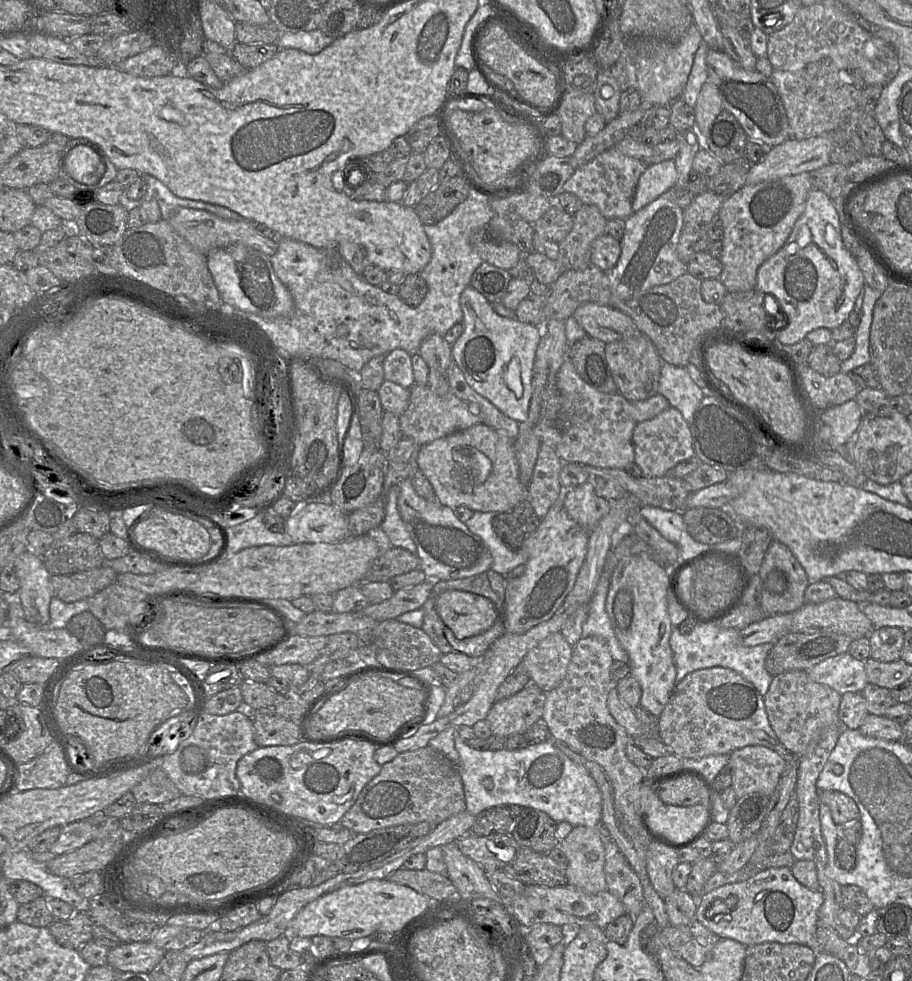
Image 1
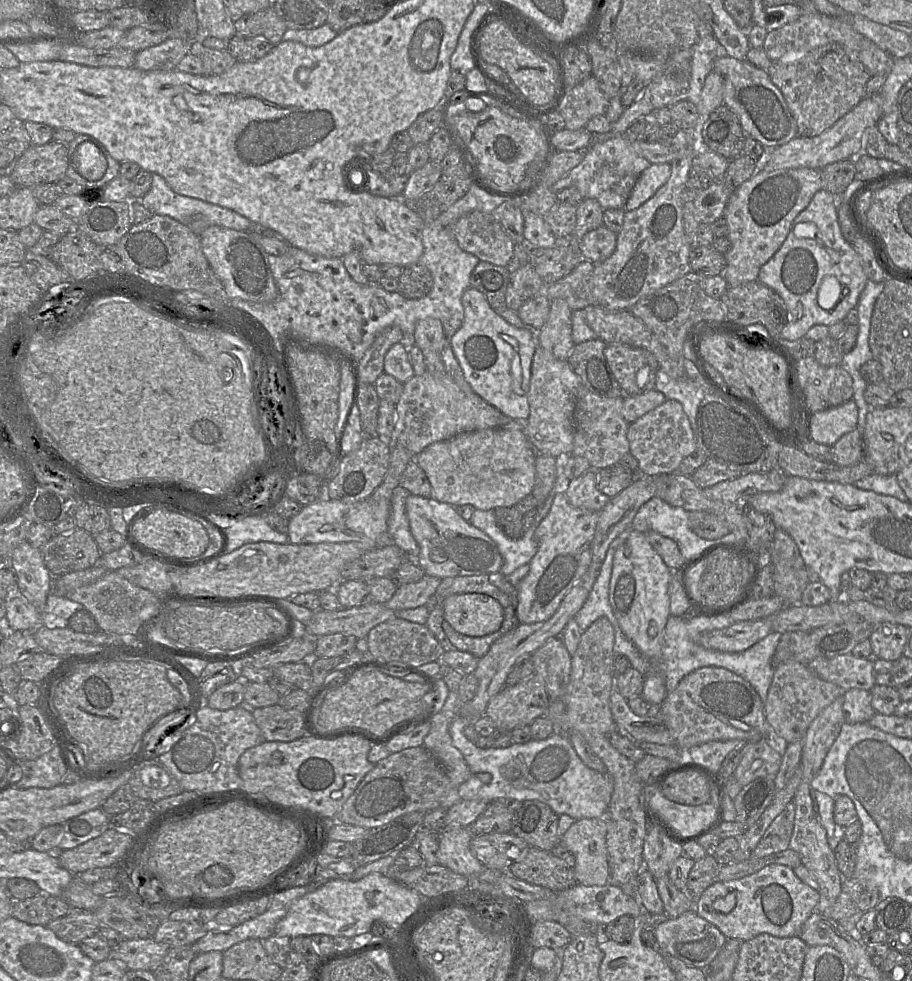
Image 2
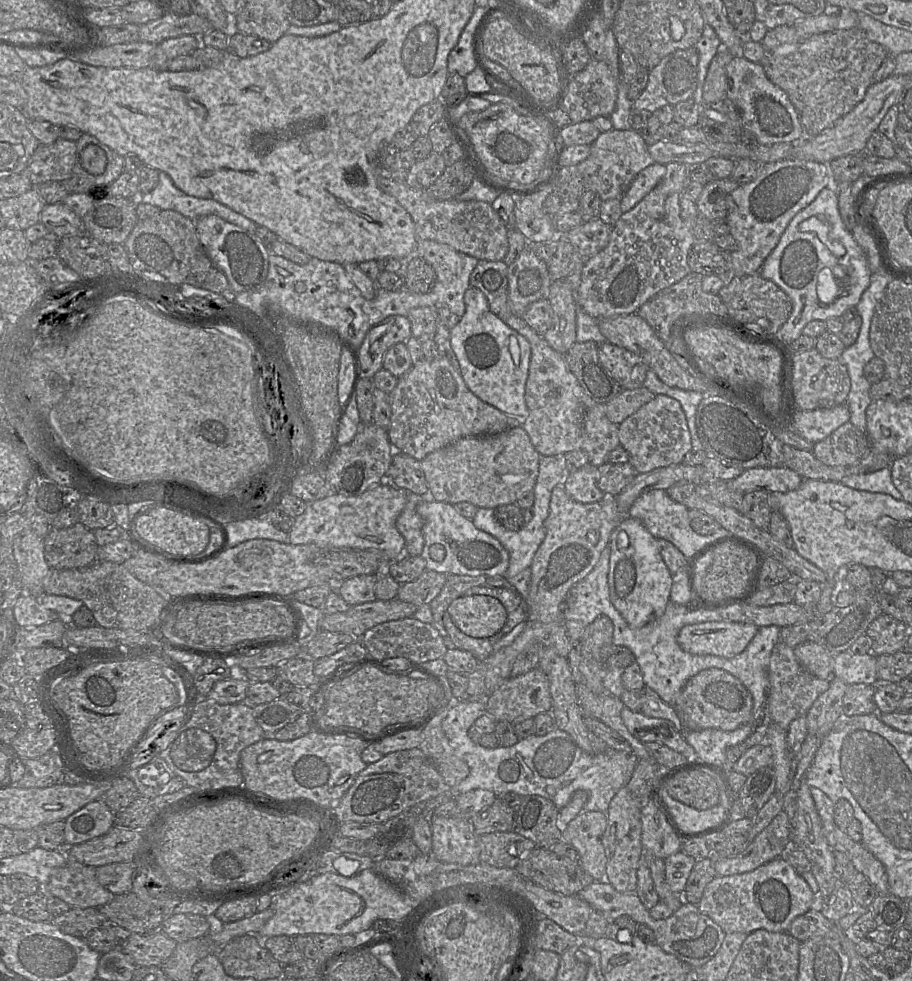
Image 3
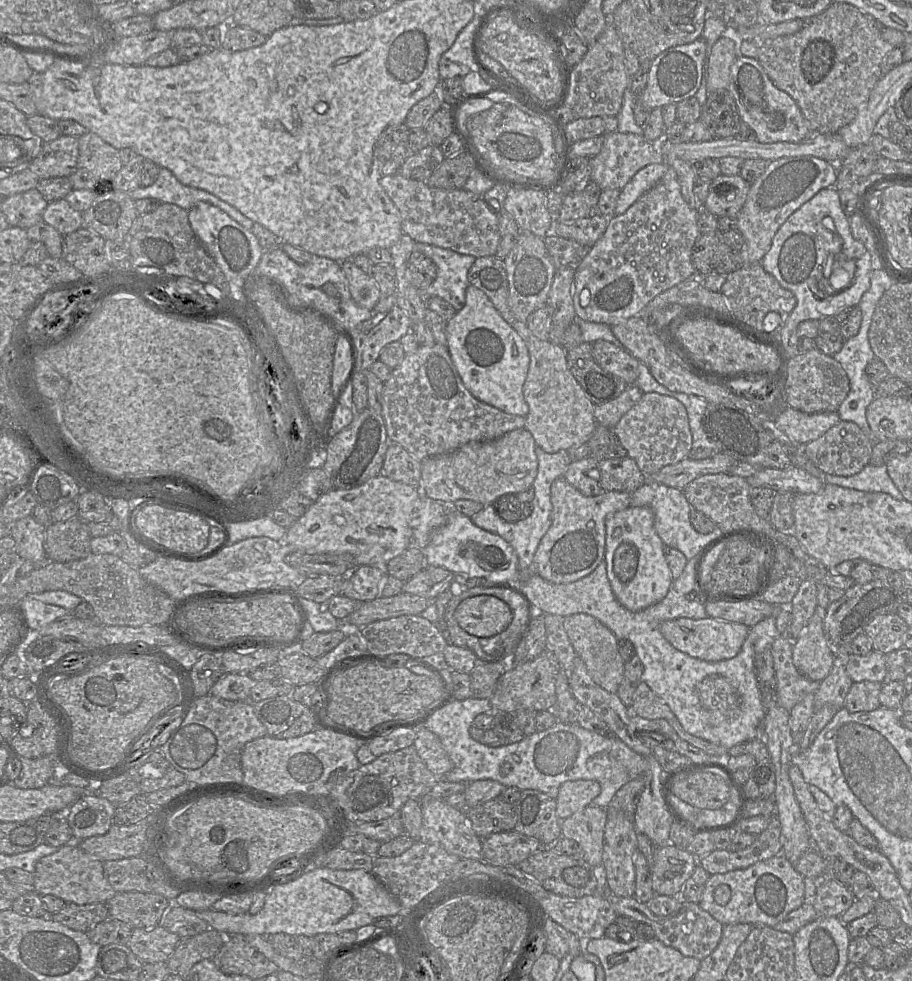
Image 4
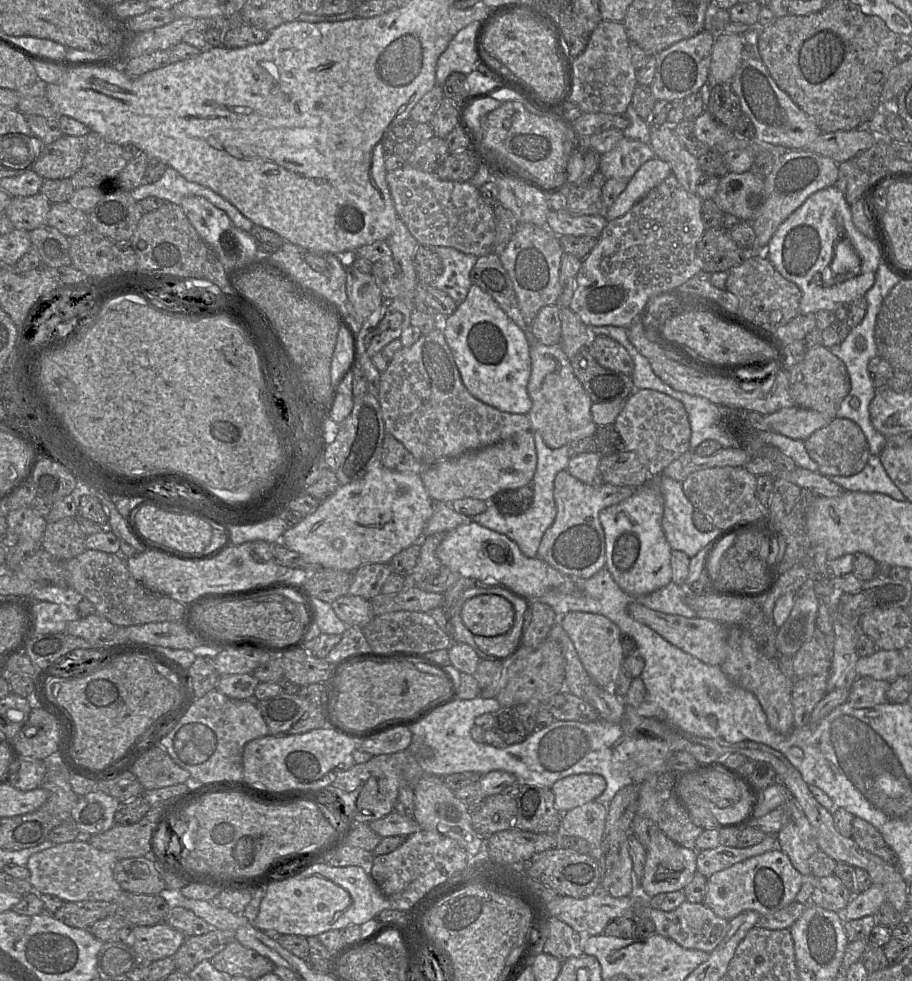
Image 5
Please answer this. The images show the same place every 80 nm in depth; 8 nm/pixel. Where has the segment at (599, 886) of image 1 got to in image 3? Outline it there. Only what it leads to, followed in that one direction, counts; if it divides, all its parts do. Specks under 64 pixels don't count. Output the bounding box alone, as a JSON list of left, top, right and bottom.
[561,811,606,881]

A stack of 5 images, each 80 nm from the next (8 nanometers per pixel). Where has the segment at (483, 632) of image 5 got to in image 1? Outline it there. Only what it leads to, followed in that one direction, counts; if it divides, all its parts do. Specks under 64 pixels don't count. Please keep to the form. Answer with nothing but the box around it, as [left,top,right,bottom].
[436,590,499,640]

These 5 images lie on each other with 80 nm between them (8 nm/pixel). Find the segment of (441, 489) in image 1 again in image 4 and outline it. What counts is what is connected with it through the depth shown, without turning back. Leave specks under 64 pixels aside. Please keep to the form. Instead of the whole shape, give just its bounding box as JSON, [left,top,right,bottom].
[420,428,538,504]

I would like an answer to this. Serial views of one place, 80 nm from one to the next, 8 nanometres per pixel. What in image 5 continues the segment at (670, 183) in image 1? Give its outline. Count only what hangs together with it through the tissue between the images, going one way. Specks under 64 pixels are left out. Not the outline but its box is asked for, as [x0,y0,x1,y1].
[607,157,672,221]

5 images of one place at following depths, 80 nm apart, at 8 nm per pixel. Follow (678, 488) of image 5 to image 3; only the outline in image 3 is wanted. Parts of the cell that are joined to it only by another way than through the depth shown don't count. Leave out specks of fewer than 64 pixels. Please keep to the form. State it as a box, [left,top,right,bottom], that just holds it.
[629,489,733,559]

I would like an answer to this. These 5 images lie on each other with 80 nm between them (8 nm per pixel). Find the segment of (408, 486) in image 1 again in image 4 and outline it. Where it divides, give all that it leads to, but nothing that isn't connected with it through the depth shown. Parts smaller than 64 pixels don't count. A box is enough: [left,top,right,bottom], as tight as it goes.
[422,506,520,585]

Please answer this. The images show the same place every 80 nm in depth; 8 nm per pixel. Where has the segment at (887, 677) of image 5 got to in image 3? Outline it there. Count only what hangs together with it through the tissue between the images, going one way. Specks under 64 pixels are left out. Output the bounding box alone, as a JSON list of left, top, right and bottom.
[833,650,877,686]

